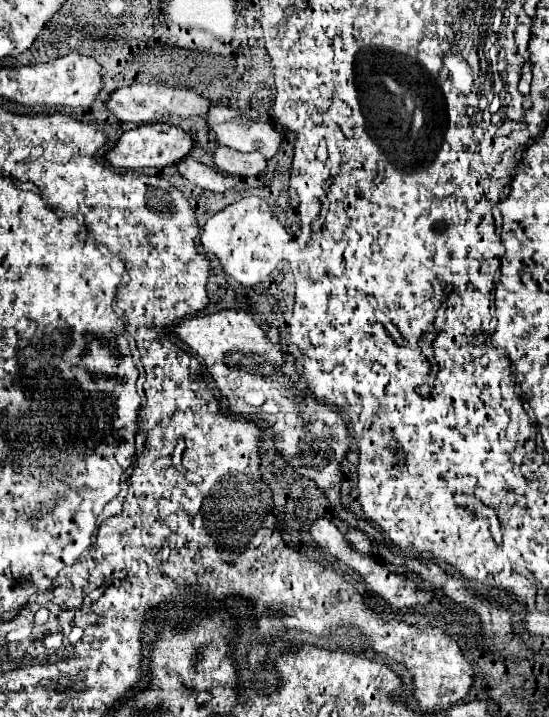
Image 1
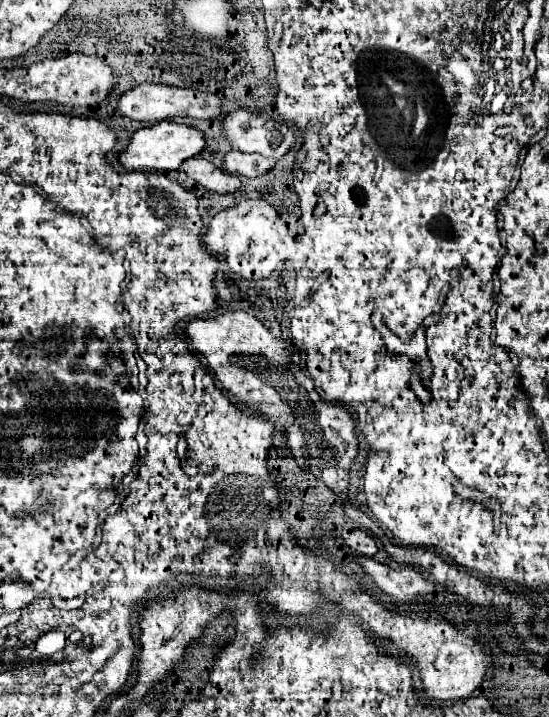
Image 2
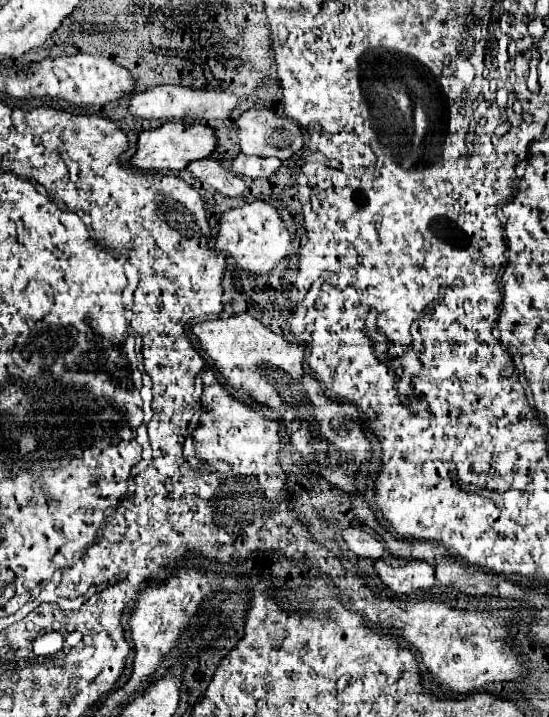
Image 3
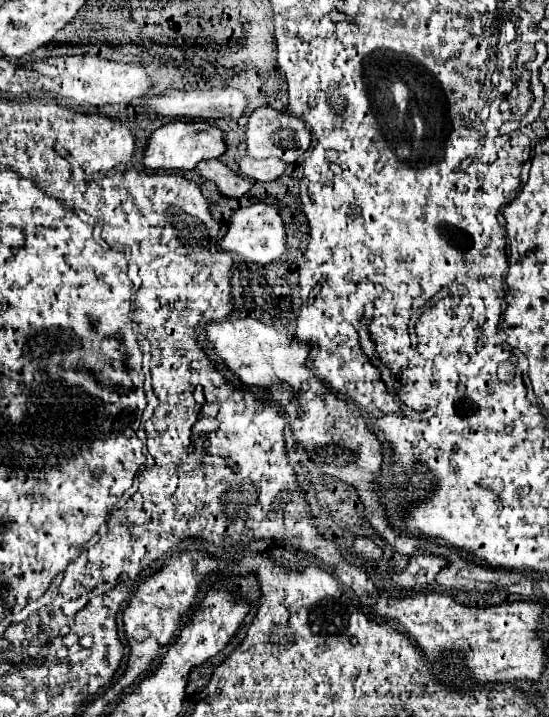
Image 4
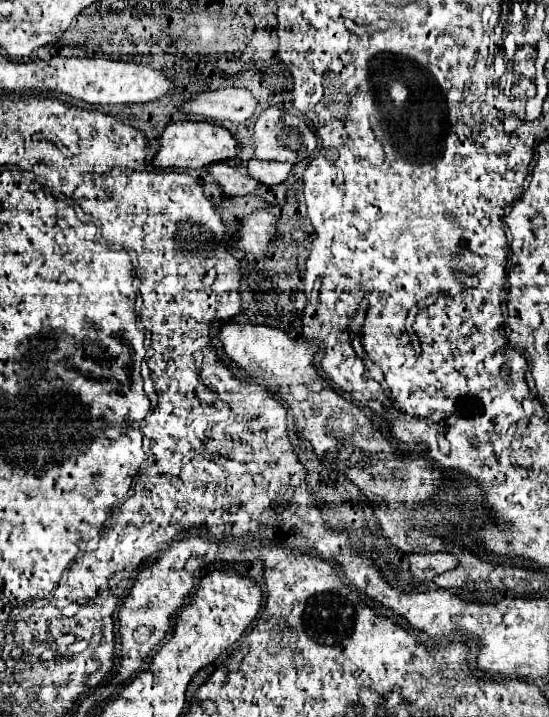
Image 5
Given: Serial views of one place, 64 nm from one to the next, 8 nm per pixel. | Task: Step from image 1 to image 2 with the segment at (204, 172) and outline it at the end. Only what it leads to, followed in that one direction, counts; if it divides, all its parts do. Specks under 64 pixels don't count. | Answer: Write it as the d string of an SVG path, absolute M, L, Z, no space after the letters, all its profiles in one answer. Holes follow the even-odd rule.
M190 158L188 162L184 162L182 170L192 180L196 180L198 184L202 184L208 190L214 190L218 194L234 194L242 188L242 182L238 176L224 172L222 168L218 168L214 162L206 160L206 158Z

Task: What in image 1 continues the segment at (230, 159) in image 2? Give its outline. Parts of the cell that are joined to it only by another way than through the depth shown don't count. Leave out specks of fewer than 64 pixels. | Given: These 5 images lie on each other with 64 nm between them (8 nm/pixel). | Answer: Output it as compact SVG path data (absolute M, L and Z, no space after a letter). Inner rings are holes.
M228 146L214 148L214 164L222 174L230 176L258 176L266 168L266 158L258 152L244 154Z

